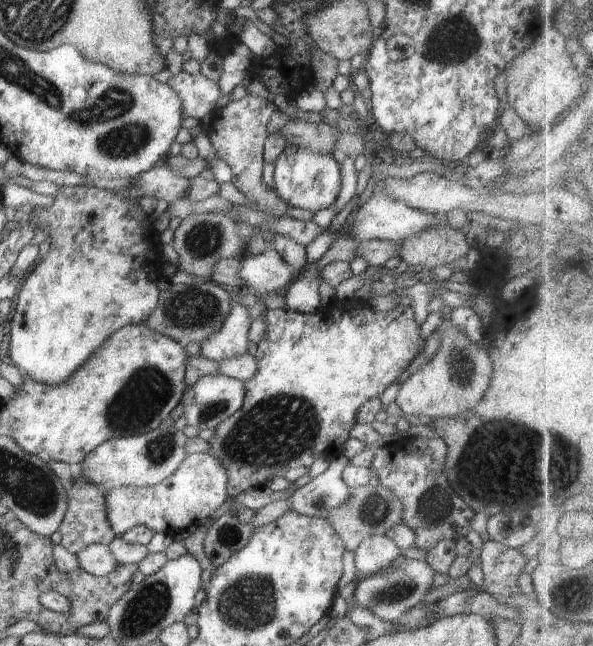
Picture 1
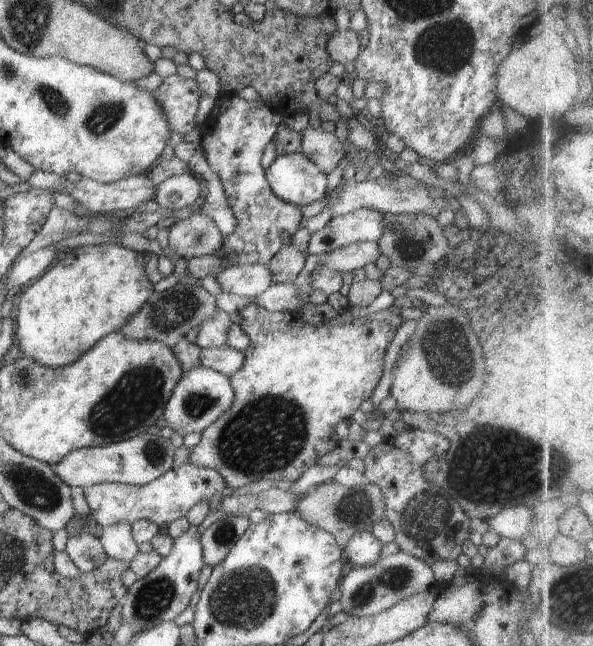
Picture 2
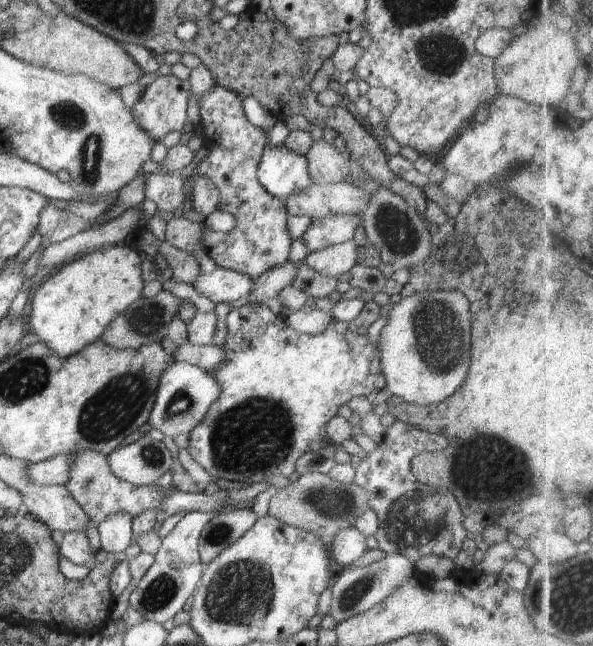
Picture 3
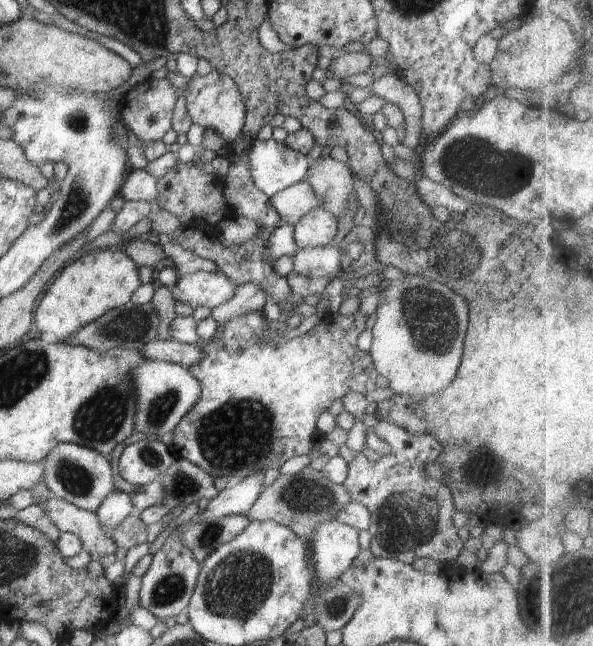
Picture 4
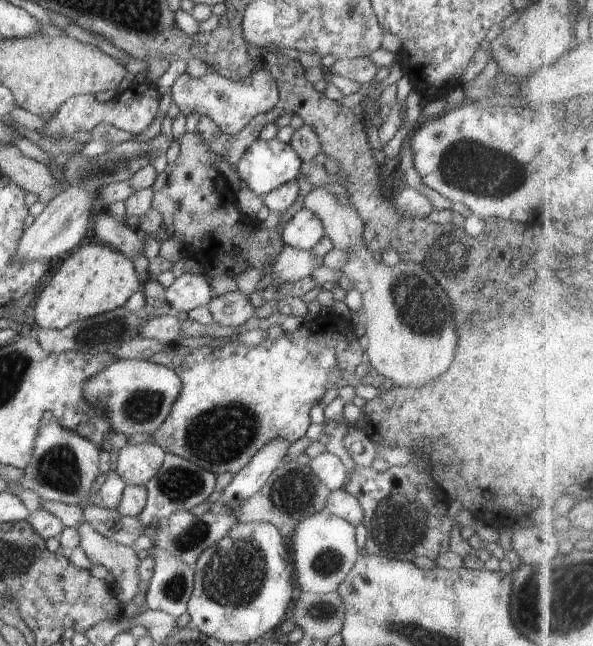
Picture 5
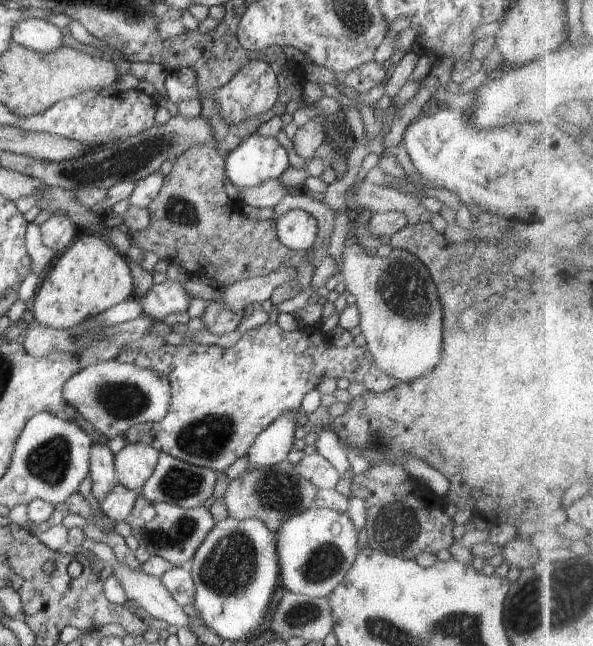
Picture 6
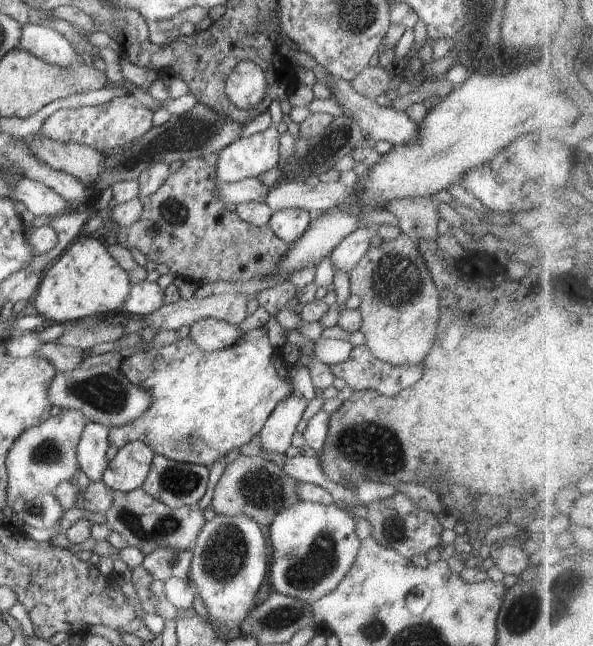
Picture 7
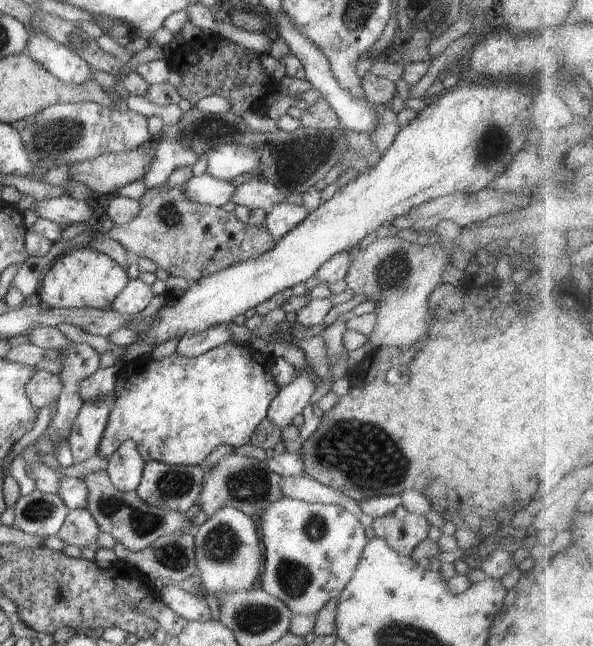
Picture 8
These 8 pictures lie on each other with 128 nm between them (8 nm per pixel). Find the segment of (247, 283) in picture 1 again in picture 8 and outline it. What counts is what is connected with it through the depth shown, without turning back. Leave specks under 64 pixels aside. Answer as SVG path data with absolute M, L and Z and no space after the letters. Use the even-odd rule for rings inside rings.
M130 278L122 292L115 296L110 305L110 310L116 311L120 315L131 316L144 310L150 304L153 296L155 294L150 285L138 278Z

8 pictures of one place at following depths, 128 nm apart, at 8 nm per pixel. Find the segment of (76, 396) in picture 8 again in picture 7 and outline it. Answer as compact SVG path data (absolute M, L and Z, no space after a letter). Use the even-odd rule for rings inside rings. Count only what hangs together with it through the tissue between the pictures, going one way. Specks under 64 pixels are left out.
M62 409L60 414L48 417L32 428L26 429L12 445L6 459L7 466L7 499L8 506L18 498L31 501L34 497L51 494L54 486L61 482L72 480L76 474L77 446L86 426L90 420L76 409Z

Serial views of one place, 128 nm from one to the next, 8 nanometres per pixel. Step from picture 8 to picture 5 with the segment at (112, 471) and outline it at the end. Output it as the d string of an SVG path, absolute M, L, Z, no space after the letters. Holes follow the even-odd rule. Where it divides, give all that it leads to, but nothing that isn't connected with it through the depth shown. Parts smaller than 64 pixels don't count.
M150 442L125 445L118 452L116 472L127 485L142 486L158 472L165 456L161 446Z

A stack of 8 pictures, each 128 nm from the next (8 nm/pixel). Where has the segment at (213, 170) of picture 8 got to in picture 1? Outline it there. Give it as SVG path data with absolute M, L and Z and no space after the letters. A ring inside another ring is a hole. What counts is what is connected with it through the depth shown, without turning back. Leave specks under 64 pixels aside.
M288 145L273 164L273 189L290 207L303 208L315 213L329 207L337 199L342 182L341 168L332 155L323 155L310 149Z

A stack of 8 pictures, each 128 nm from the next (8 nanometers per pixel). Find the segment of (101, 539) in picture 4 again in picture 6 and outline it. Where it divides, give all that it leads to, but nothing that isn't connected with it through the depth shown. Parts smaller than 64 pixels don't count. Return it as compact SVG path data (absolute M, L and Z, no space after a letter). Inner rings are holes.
M124 563L111 564L113 574L119 580L129 599L148 611L154 619L164 620L178 628L190 628L190 617L168 592L161 578L135 572Z

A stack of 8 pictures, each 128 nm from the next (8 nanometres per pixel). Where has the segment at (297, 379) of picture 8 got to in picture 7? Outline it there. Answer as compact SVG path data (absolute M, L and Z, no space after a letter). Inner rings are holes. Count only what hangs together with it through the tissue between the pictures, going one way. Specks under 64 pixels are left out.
M296 392L279 402L256 436L262 449L284 453L291 445L292 435L296 432L296 425L302 419L307 405L308 401Z

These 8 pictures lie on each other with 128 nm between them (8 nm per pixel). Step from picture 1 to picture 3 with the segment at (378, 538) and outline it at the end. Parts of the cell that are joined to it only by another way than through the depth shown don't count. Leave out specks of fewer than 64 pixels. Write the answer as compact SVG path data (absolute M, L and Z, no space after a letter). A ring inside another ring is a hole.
M344 528L336 534L336 540L332 544L336 562L340 566L347 566L358 560L368 550L366 536L356 530L356 528Z

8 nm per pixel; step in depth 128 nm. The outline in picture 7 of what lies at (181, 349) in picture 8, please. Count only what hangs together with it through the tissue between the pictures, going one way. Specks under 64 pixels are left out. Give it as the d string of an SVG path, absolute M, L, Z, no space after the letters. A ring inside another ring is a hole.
M206 317L190 325L188 338L204 352L217 351L236 344L243 337L238 325Z

